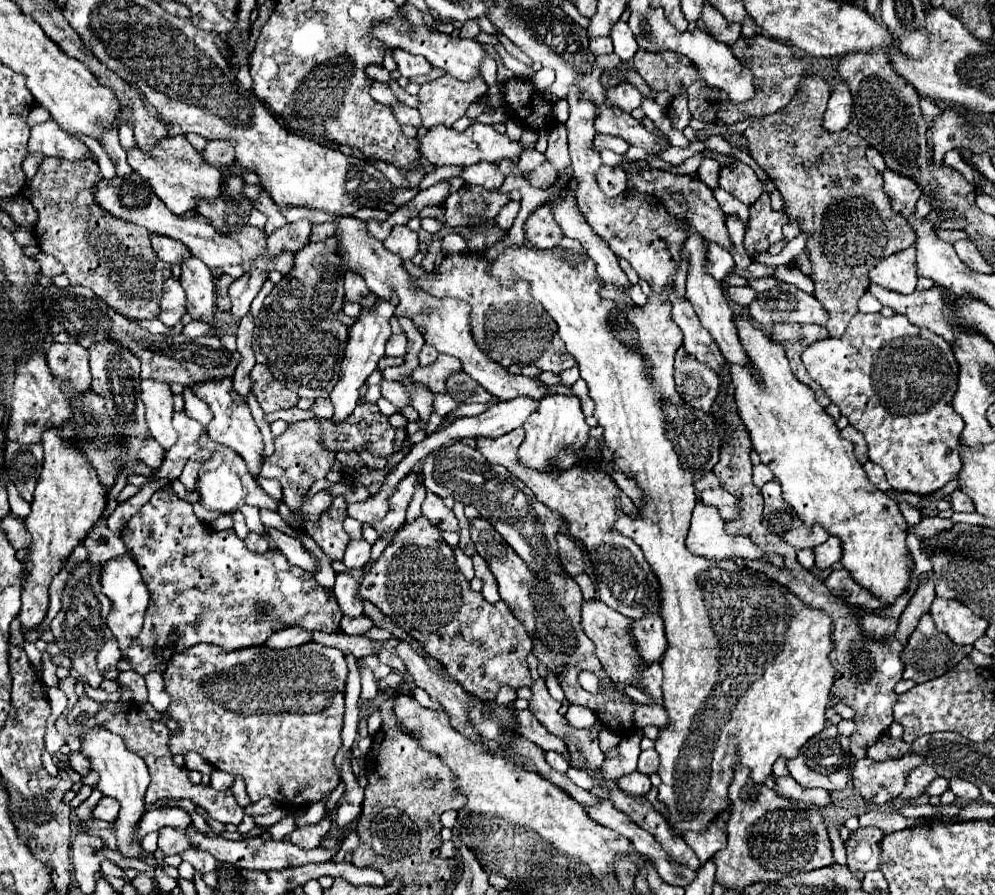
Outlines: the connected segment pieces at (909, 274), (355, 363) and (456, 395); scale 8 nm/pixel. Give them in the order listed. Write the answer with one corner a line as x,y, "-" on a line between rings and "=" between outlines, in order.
914,246
878,262
878,266
870,270
868,278
872,284
878,284
898,294
914,292
916,288
916,250
=
380,300
376,302
376,306
368,312
362,312
356,322
350,326
350,340
346,346
346,354
342,360
342,368
340,368
340,378
334,386
334,390
330,392
330,400
334,404
334,414
332,420
344,422
356,408
358,398
360,398
360,386
366,382
366,378
378,368
378,360
384,356
384,344
390,338
390,326
388,320
394,316
396,304
394,302
386,302
=
462,370
452,372
452,376
446,378
446,392
456,400
456,404
470,404
470,402
488,402
492,394
482,390
470,376
466,376

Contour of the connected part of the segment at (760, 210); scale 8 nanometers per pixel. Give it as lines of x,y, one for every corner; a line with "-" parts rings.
764,192
752,206
750,206
750,224
746,230
744,246
746,252
752,256
756,252
766,252
770,244
784,240
782,226
786,224
784,212
774,212
770,206
770,196

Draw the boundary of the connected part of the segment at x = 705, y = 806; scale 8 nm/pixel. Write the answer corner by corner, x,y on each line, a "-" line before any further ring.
562,238
560,246
552,250
538,250
526,244
508,246
488,268
488,274
504,288
510,288
518,280
530,284
530,294
558,324
558,334
566,350
580,366
580,376
588,384
588,396
596,404
594,418
604,428
604,444
614,454
614,470
634,478
638,486
642,486
642,506
636,506
636,514
622,514
622,510
618,510
614,526
642,548
646,562
662,586
660,616
664,620
668,648
660,666
664,670
662,704
668,714
668,726
660,728
654,748
660,754
658,774
662,778
658,800
668,808
668,822
678,834
686,830
702,832
718,814
730,808
728,786
732,784
736,766
750,768
748,786
740,796
748,800
772,774
772,764
778,758
796,758
800,748
824,730
824,710
830,702
834,682
834,666
828,660
832,650
832,620
824,616
822,610
818,612
806,606
782,584
766,578
766,574
738,566
732,560
696,556
684,544
690,514
698,500
694,482
714,468
720,454
714,418
686,404
676,392
672,376
674,354
682,344
682,332
670,318
668,294
672,292
676,298
684,298
688,266
688,256
684,254
670,284
662,292
652,292
644,306
602,298
598,294
602,280
598,278
594,260
580,242
570,238

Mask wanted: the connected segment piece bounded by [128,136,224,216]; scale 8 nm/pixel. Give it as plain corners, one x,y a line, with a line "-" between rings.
186,136
162,138
162,142
156,142
156,146
150,152
144,152
138,146
134,146
132,150
128,150
128,164
152,186
154,194
176,216
186,216
190,214
190,210
196,210
198,198
216,200
222,194
222,168
204,162
200,152
186,140

